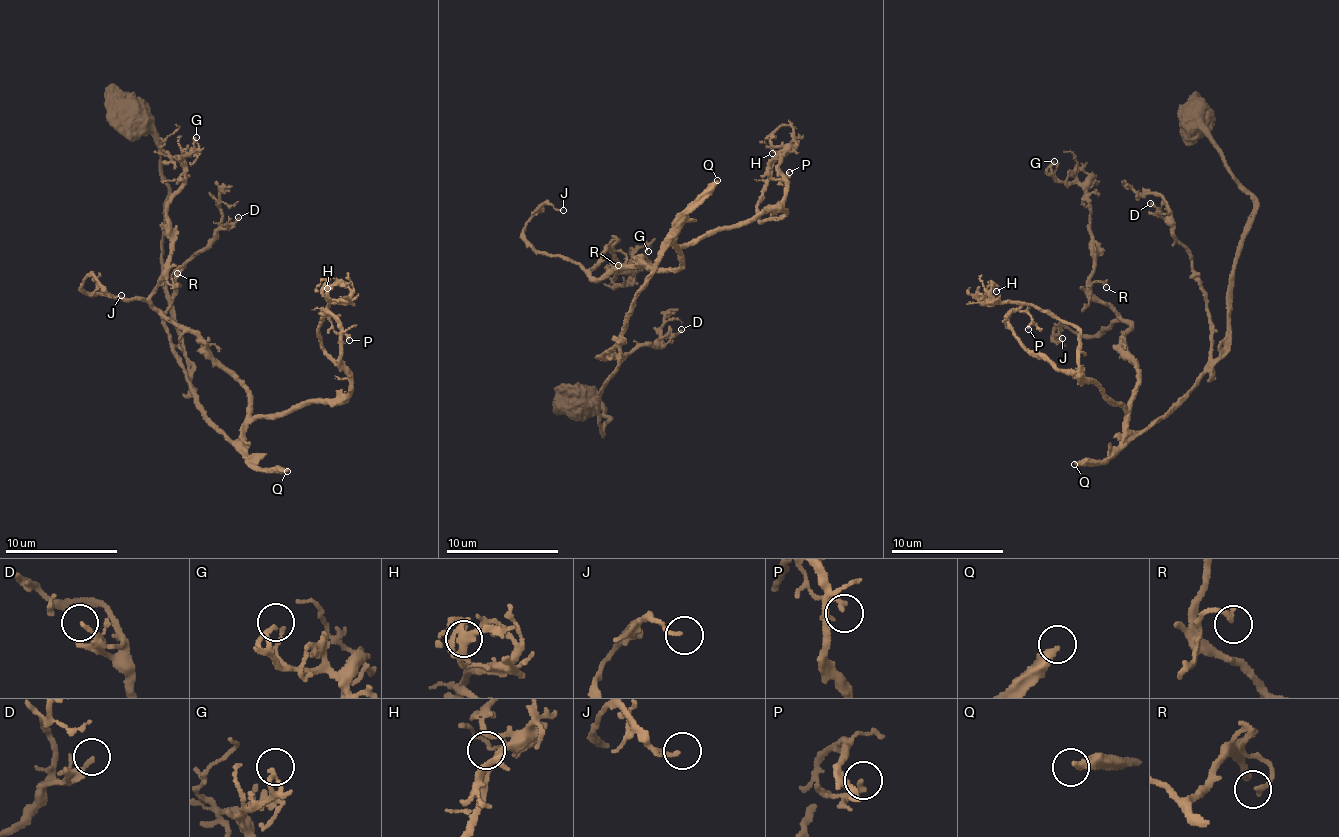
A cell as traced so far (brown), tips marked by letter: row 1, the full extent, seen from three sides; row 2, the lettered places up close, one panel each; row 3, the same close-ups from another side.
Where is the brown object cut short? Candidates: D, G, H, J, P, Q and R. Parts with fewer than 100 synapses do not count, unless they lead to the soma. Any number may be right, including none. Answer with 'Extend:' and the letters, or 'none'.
Extend: Q

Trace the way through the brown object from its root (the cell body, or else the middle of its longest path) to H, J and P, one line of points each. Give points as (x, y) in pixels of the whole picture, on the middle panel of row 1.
H: (576, 402), (605, 408), (604, 430), (632, 299), (670, 246), (783, 198), (771, 164), (794, 147), (772, 153)
J: (576, 402), (605, 408), (604, 430), (632, 299), (673, 244), (681, 263), (594, 278), (524, 236), (563, 210)
P: (576, 402), (605, 408), (604, 430), (659, 257), (766, 214), (787, 182), (771, 163), (789, 172)

